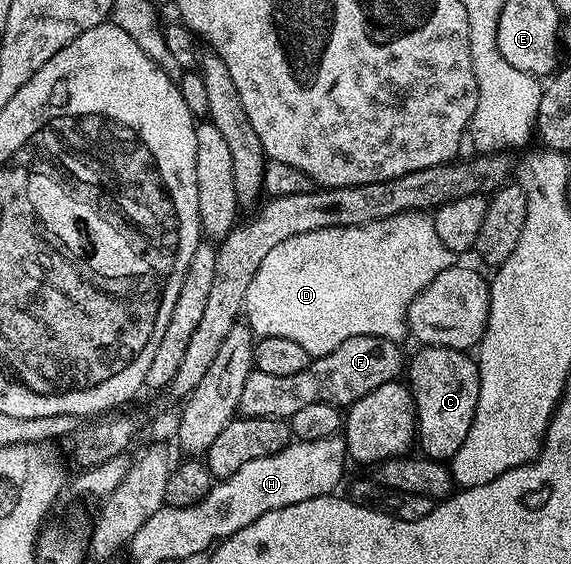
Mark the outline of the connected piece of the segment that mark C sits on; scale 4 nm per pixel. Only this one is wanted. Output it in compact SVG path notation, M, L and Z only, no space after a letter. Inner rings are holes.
M424 345L416 350L415 358L410 358L406 366L405 377L415 400L417 445L423 448L422 456L447 463L469 435L479 394L479 367L476 358L461 349Z

